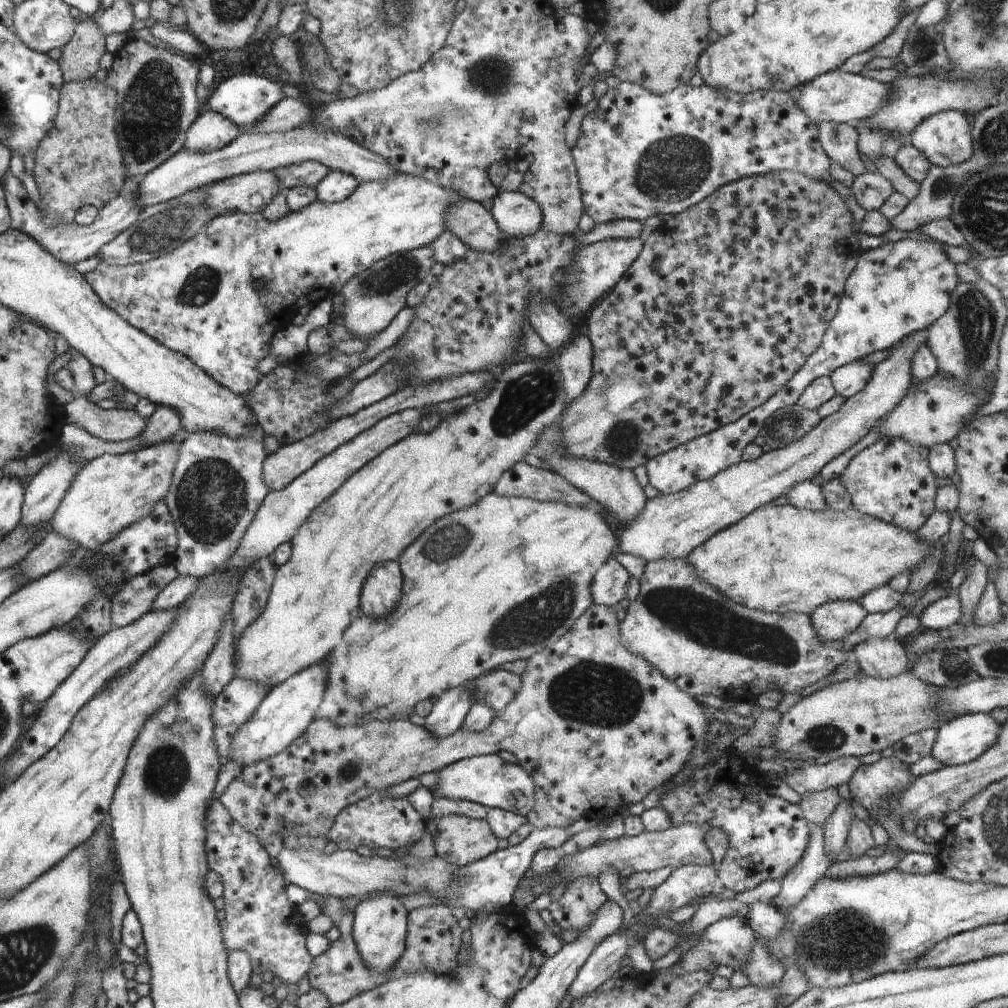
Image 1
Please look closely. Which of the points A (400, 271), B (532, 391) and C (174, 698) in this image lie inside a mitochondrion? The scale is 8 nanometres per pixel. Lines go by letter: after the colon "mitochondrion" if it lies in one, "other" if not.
A: mitochondrion
B: mitochondrion
C: other

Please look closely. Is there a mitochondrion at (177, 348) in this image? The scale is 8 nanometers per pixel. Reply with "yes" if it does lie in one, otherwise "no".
no

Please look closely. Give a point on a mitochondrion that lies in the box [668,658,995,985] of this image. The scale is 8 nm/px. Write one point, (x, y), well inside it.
(852, 942)

